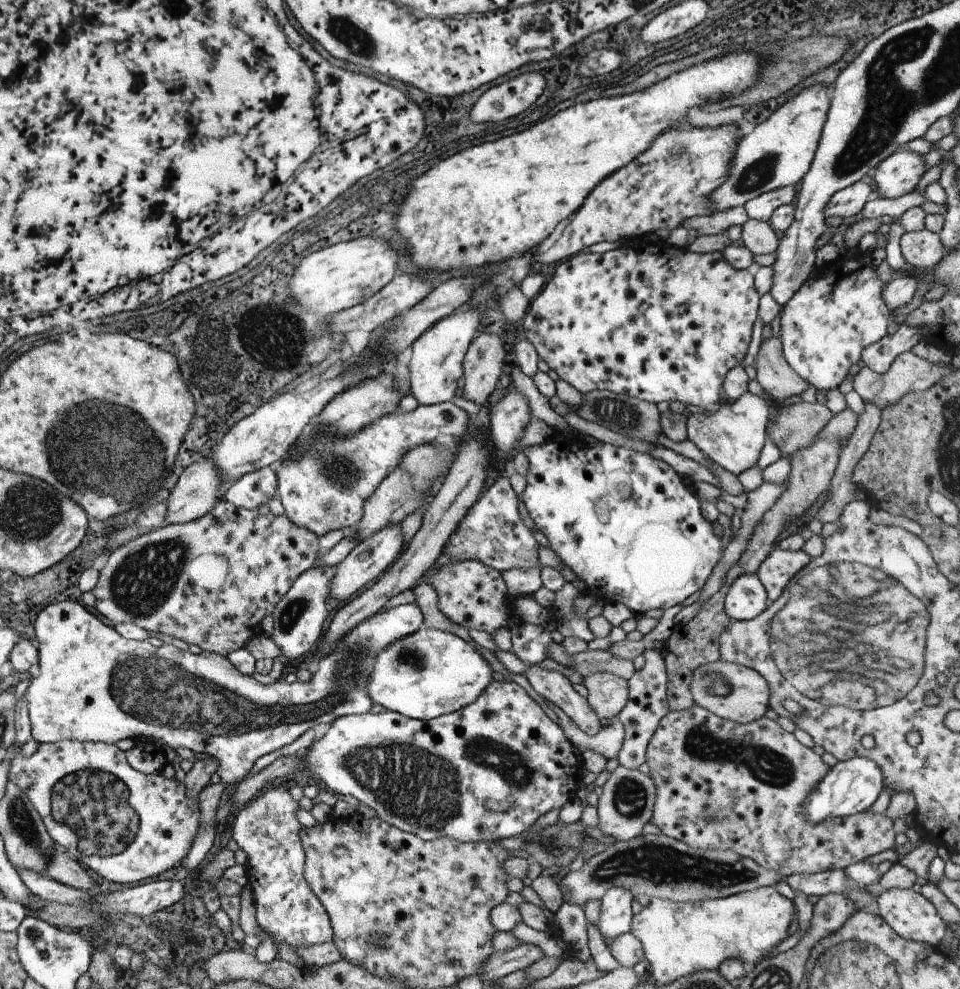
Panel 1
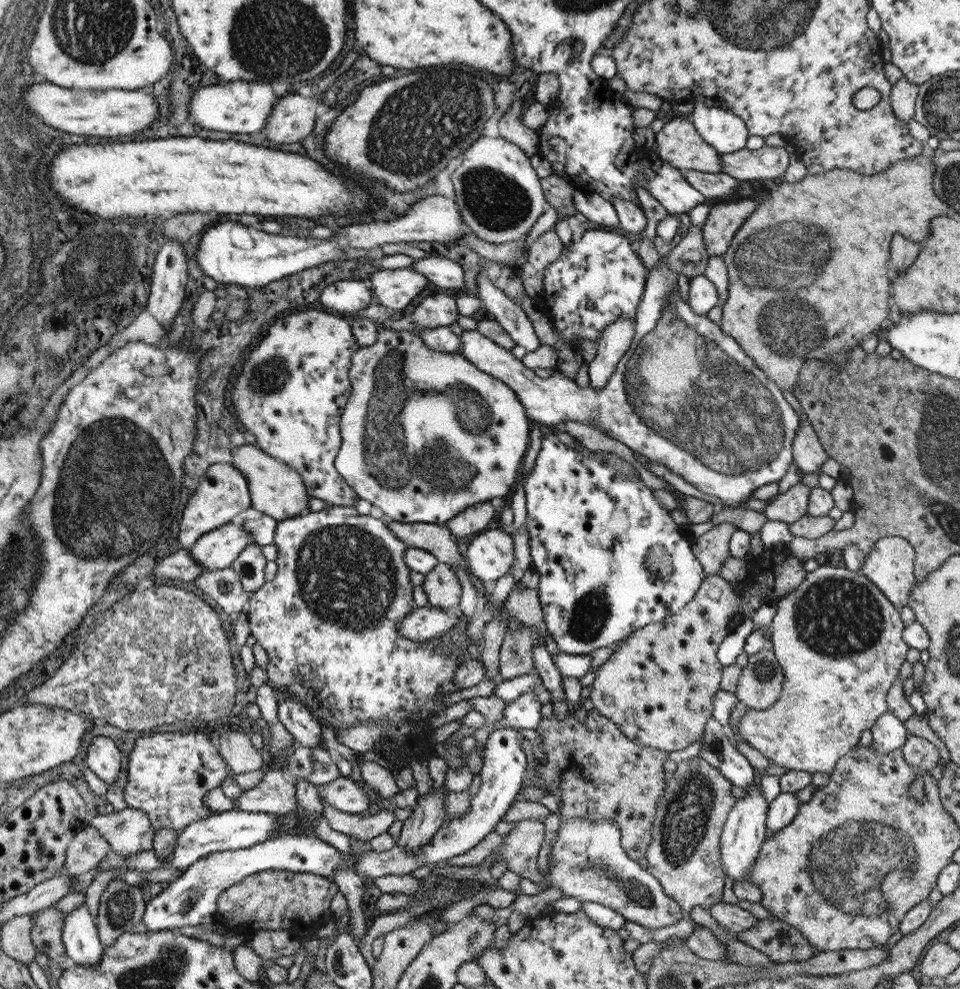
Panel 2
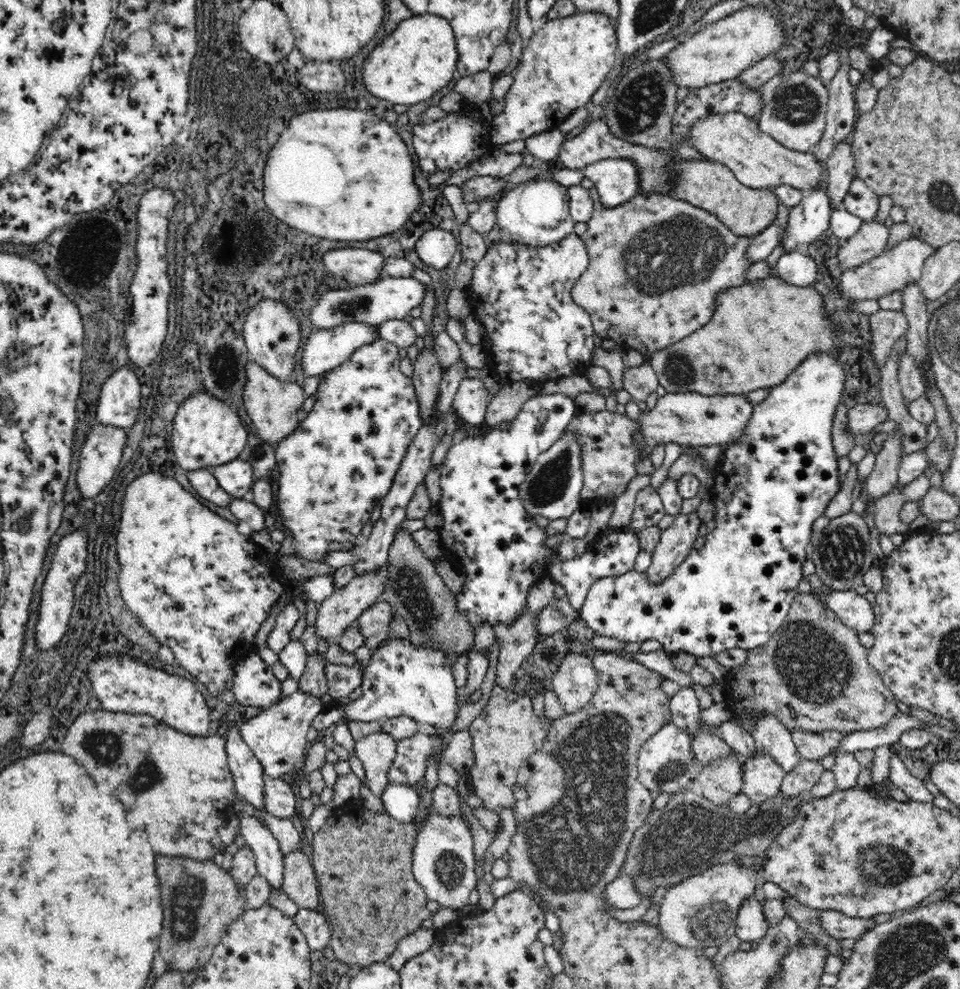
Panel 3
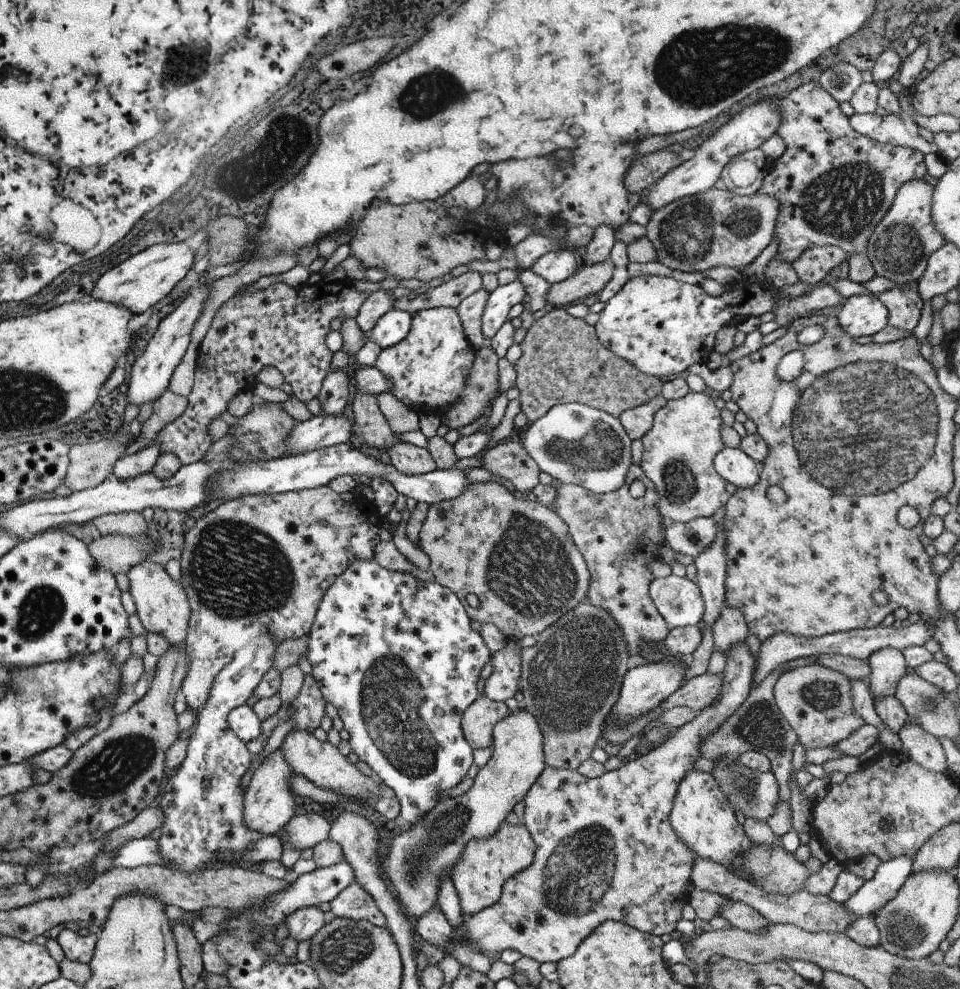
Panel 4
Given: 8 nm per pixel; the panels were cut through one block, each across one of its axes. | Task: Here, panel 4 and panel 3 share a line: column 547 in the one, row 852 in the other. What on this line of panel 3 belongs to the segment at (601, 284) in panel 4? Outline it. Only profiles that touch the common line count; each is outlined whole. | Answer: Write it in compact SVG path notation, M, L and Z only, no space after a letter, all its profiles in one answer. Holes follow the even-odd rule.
M304 852L284 856L282 892L296 904L298 910L316 910L320 900L316 870Z

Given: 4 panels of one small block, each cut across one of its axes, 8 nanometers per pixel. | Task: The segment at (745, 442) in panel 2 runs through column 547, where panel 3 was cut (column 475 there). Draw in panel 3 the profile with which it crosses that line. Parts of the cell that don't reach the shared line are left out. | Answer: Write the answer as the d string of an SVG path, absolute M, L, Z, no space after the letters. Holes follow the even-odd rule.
M464 378L458 388L456 400L454 400L456 418L460 418L470 428L482 426L484 418L486 418L488 404L490 404L488 396L490 396L490 390L486 388L484 380Z

